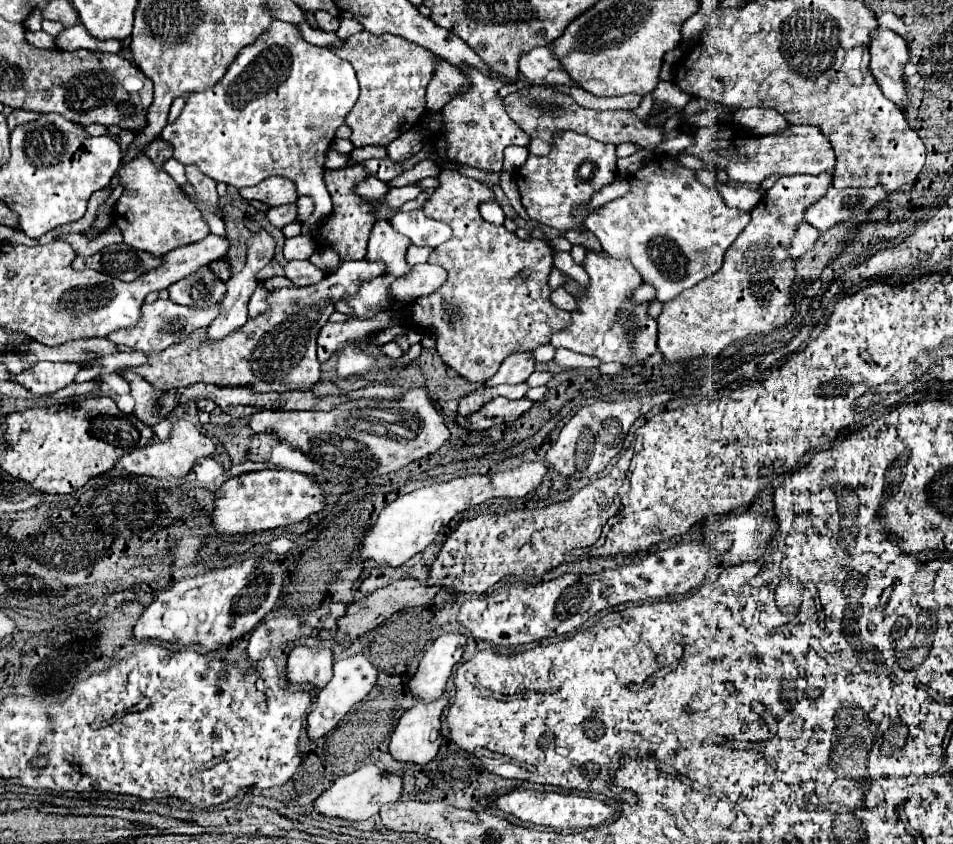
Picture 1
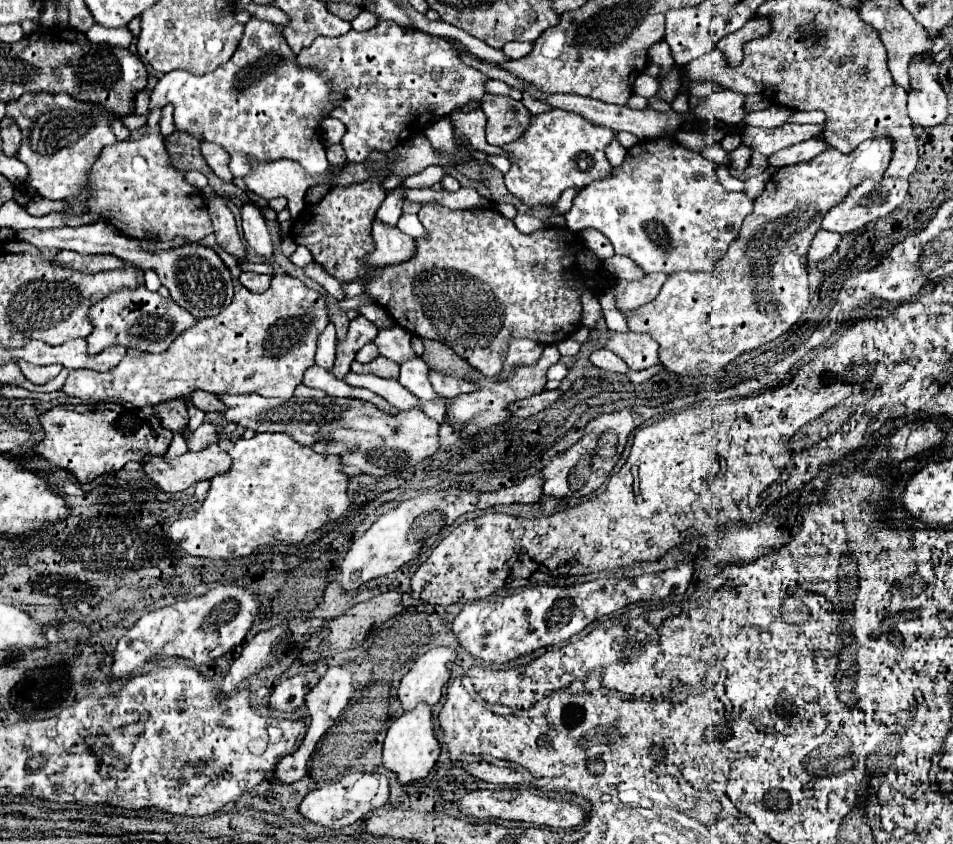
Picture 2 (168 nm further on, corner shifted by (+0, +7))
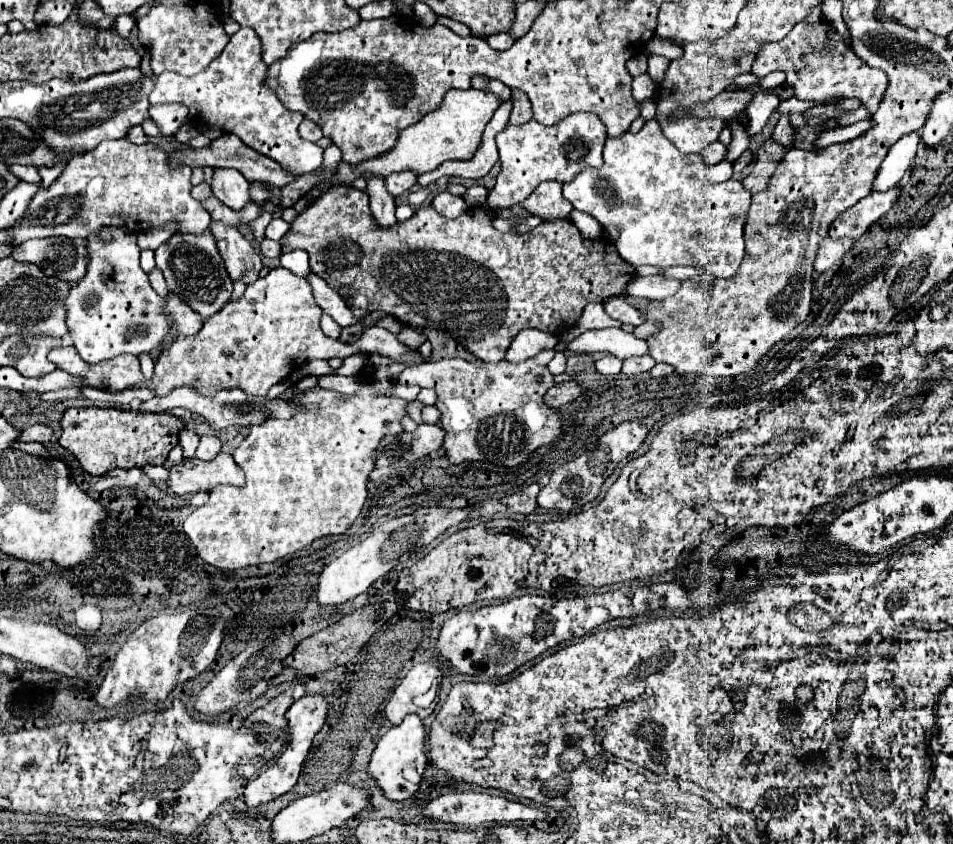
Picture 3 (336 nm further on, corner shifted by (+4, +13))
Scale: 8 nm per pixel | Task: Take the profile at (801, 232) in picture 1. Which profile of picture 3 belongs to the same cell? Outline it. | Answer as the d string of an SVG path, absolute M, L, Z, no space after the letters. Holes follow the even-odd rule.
M824 238L824 242L820 242L820 250L818 250L818 256L816 256L816 264L814 264L814 270L818 274L830 270L840 258L844 258L844 254L852 248L852 240L846 240L842 238L840 242L832 242L832 238Z

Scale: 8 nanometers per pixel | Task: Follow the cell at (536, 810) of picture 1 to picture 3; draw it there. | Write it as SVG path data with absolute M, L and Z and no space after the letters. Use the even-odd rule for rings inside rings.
M462 792L462 794L444 794L444 796L438 796L438 798L430 800L424 806L422 816L428 818L428 820L434 820L434 822L456 824L456 826L462 826L462 828L480 826L484 822L514 822L514 820L534 822L534 820L546 820L548 818L548 814L542 812L542 810L538 810L538 808L530 808L530 806L520 804L520 802L510 802L506 798L490 796L490 794L480 794L480 792Z

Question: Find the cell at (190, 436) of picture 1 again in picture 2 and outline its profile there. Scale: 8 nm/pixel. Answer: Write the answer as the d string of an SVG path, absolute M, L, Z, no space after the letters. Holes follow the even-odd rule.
M208 444L198 452L188 450L178 458L144 456L142 470L162 490L180 492L198 480L210 480L212 476L226 472L230 462L232 460L226 450L222 450L218 444Z

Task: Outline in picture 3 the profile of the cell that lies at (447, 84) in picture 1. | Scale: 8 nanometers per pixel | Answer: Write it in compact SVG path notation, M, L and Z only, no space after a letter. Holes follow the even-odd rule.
M512 90L514 94L514 106L516 106L516 114L510 114L508 124L526 124L528 120L532 120L532 106L528 102L528 98L524 98L518 90Z

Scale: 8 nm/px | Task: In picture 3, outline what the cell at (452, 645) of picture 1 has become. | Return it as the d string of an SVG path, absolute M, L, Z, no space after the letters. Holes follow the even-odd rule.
M432 662L416 664L386 704L384 714L390 724L398 726L408 714L416 714L420 718L430 716L436 705L441 680L442 672Z

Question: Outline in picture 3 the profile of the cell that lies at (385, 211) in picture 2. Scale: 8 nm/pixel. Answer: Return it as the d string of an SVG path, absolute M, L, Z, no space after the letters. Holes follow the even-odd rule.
M404 170L404 172L396 172L396 174L390 174L386 178L386 188L392 196L400 196L404 194L408 188L412 188L416 184L416 174L410 172L410 170Z

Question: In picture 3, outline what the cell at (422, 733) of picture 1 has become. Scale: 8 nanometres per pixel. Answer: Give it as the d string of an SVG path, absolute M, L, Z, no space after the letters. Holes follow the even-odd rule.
M410 714L404 718L400 726L390 728L378 742L376 750L372 752L370 764L368 764L368 774L376 780L378 788L384 792L384 796L392 802L402 802L408 800L410 796L416 794L420 788L420 778L424 774L428 760L424 754L424 724L420 718Z

